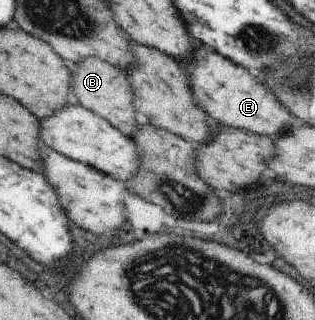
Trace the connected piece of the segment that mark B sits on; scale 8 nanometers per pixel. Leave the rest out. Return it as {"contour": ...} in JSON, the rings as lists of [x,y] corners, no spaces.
{"contour":[[[84,57],[78,63],[67,64],[70,68],[70,77],[72,77],[69,93],[73,102],[93,111],[120,133],[132,138],[136,125],[139,123],[139,116],[132,107],[132,89],[123,70],[119,70],[98,57]]]}

